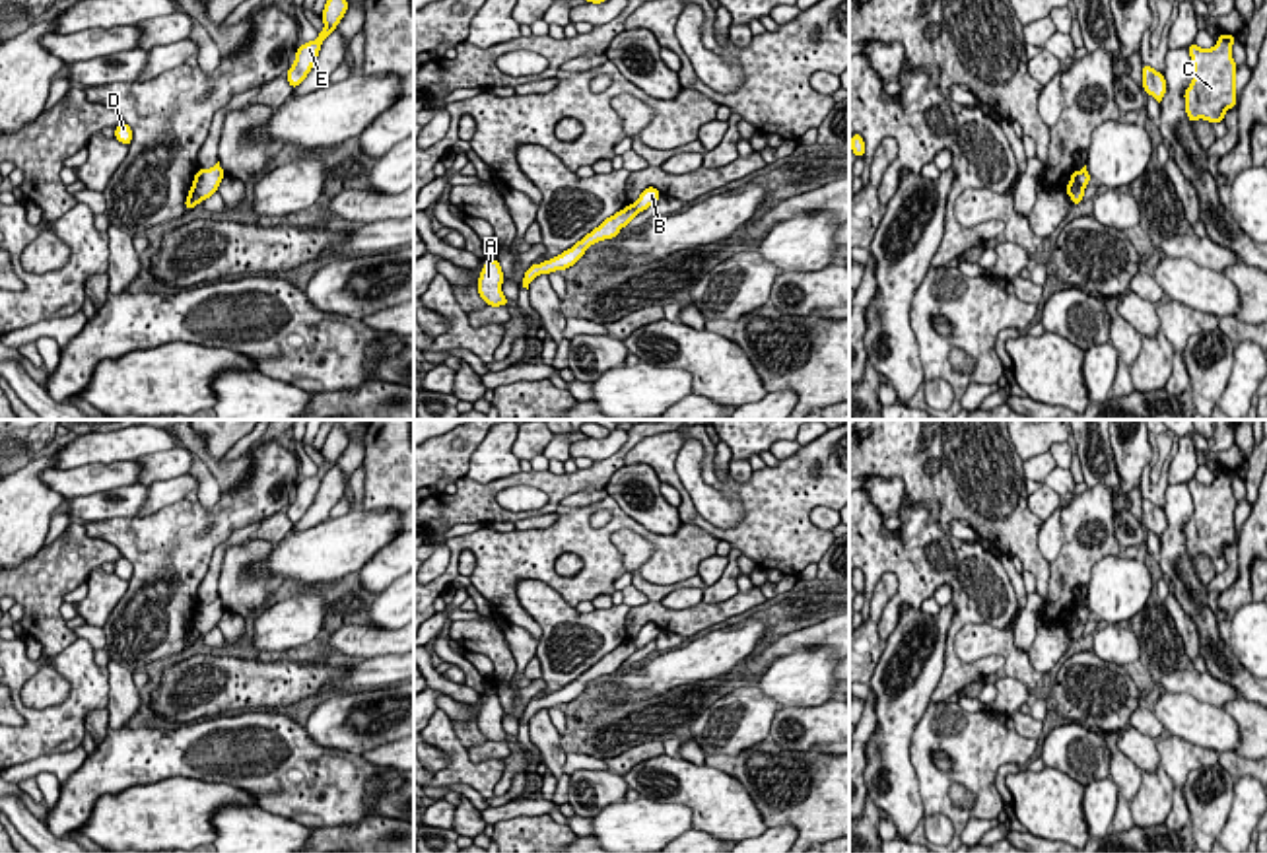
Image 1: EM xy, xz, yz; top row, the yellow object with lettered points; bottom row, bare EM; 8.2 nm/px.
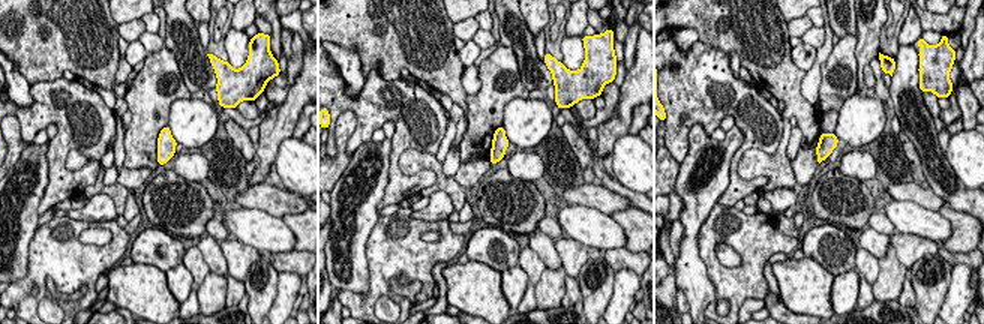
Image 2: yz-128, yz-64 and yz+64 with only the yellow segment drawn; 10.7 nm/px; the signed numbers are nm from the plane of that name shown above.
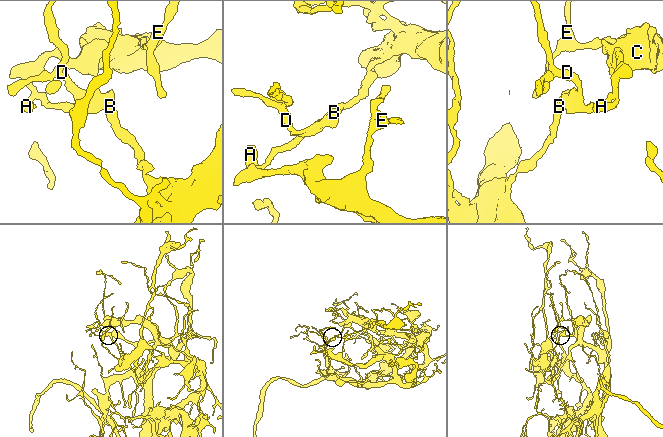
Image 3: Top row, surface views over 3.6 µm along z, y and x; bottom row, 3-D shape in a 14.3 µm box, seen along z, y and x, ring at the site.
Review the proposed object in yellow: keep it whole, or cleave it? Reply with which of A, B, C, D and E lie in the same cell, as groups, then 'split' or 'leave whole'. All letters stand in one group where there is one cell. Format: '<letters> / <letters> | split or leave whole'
A C D E / B | split

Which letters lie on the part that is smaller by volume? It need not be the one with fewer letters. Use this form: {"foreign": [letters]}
{"foreign": ["B"]}

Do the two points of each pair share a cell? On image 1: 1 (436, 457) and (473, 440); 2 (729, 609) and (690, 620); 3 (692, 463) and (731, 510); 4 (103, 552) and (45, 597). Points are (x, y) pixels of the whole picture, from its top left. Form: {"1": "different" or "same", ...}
{"1": "same", "2": "same", "3": "same", "4": "same"}

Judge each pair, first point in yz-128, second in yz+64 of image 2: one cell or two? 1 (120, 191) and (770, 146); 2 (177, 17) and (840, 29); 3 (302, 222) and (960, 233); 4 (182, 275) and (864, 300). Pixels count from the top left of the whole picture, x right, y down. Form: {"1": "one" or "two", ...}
{"1": "two", "2": "one", "3": "one", "4": "two"}

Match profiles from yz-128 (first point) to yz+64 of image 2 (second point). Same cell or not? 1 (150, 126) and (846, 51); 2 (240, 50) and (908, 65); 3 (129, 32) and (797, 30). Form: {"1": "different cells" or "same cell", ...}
{"1": "same cell", "2": "same cell", "3": "same cell"}

